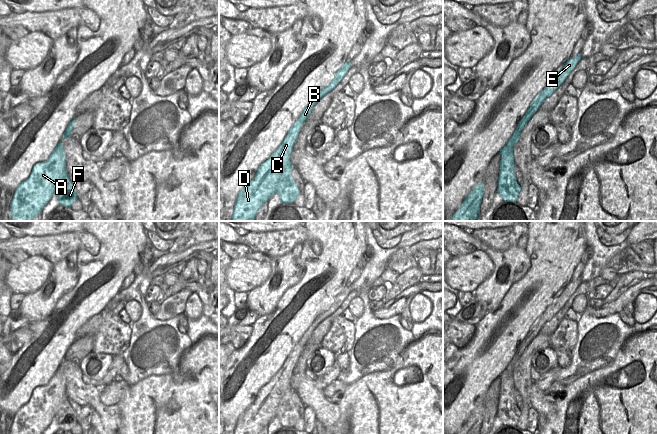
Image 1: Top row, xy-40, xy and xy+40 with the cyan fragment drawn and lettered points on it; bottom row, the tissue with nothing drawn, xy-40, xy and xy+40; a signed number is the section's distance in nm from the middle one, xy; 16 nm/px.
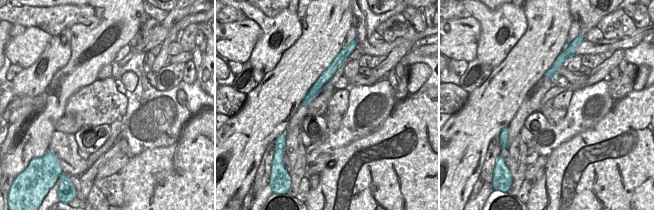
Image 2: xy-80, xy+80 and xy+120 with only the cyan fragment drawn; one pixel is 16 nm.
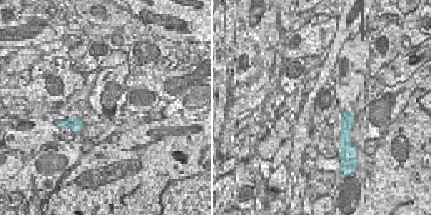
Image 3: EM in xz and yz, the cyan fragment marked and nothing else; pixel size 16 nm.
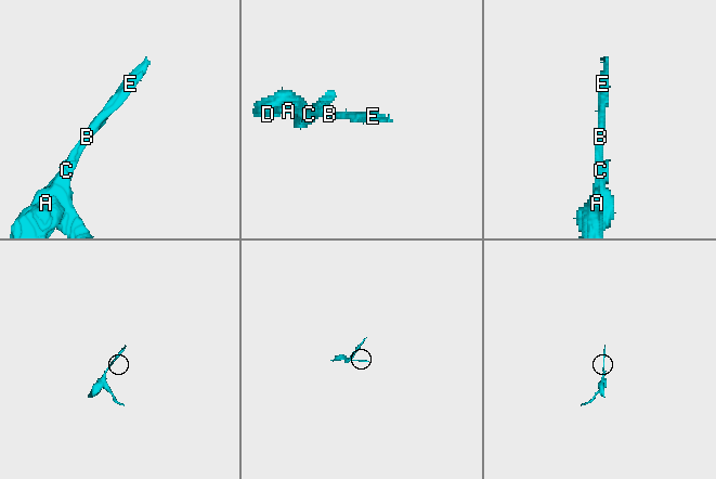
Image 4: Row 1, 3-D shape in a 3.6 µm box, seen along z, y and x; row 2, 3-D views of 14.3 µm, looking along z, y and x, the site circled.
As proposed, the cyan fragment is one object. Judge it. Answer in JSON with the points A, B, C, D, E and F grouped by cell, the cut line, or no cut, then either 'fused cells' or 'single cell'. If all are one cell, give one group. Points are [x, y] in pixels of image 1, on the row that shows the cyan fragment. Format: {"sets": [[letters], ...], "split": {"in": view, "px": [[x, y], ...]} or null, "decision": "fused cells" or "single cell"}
{"sets": [["A", "B", "C", "D", "E"], ["F"]], "split": {"in": "xy+40", "px": [[512, 162], [509, 162], [506, 168], [501, 171], [498, 179]]}, "decision": "fused cells"}

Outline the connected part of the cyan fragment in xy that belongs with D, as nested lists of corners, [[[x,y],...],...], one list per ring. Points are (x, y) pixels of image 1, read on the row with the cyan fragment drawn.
[[[351,61],[345,62],[337,71],[330,84],[314,95],[292,125],[280,146],[268,160],[259,166],[253,180],[239,192],[234,205],[233,221],[249,221],[250,219],[255,219],[261,206],[277,192],[281,171],[292,170],[293,165],[290,161],[290,155],[308,115],[318,101],[339,84],[350,68]]]

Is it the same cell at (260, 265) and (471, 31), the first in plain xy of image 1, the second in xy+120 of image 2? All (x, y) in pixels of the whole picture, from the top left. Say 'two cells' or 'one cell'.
one cell

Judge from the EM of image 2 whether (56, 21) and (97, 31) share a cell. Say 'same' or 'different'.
different

